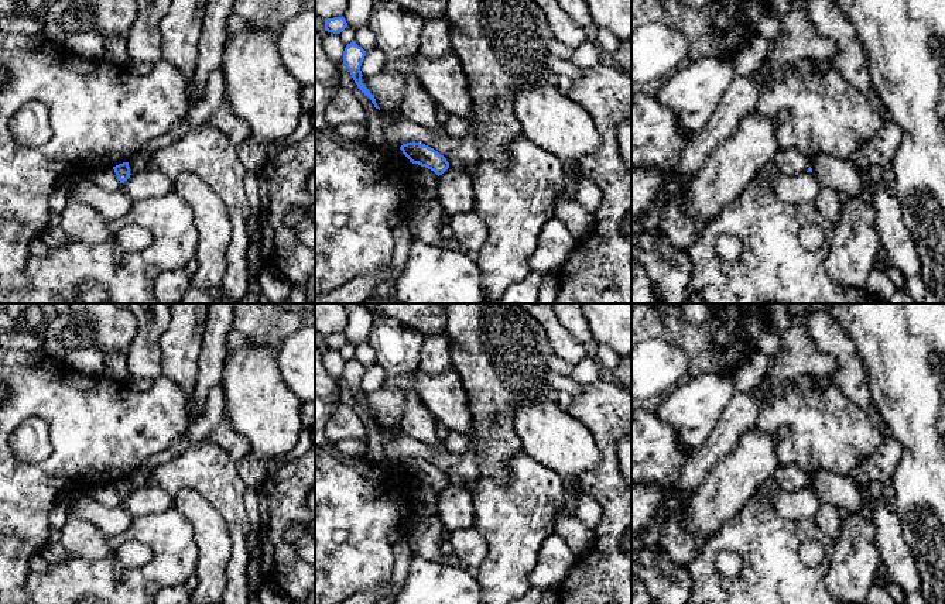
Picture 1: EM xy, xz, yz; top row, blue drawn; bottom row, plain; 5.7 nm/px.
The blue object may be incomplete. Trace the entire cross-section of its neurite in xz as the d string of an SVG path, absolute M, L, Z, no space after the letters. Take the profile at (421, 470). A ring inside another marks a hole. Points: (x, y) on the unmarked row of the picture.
M412 457L403 460L400 466L410 476L410 478L425 483L434 487L438 493L449 484L446 474L425 460Z

